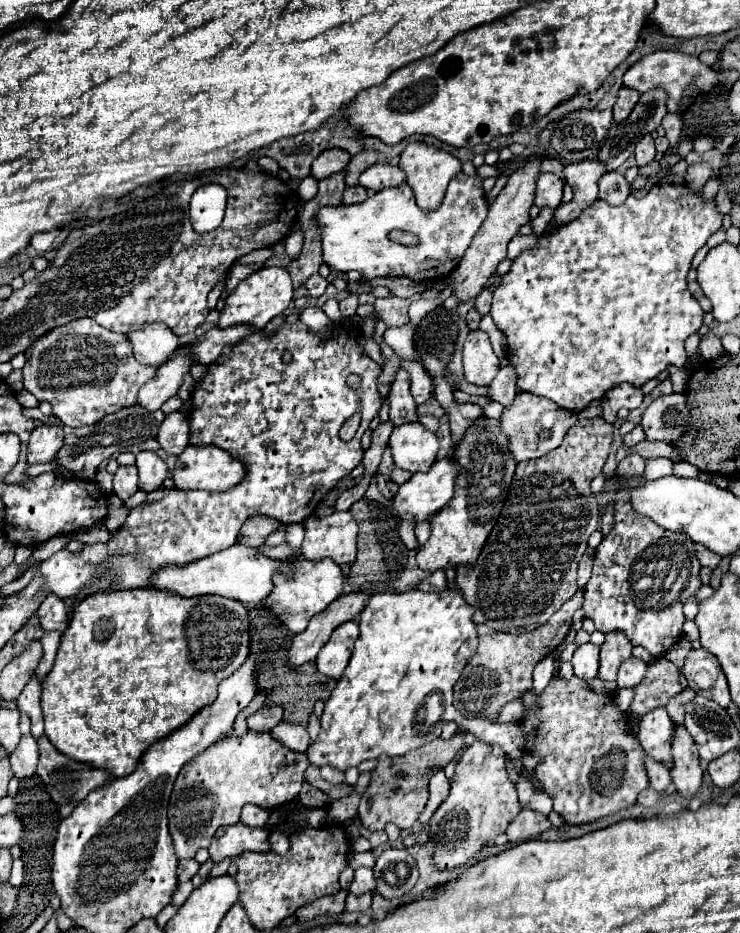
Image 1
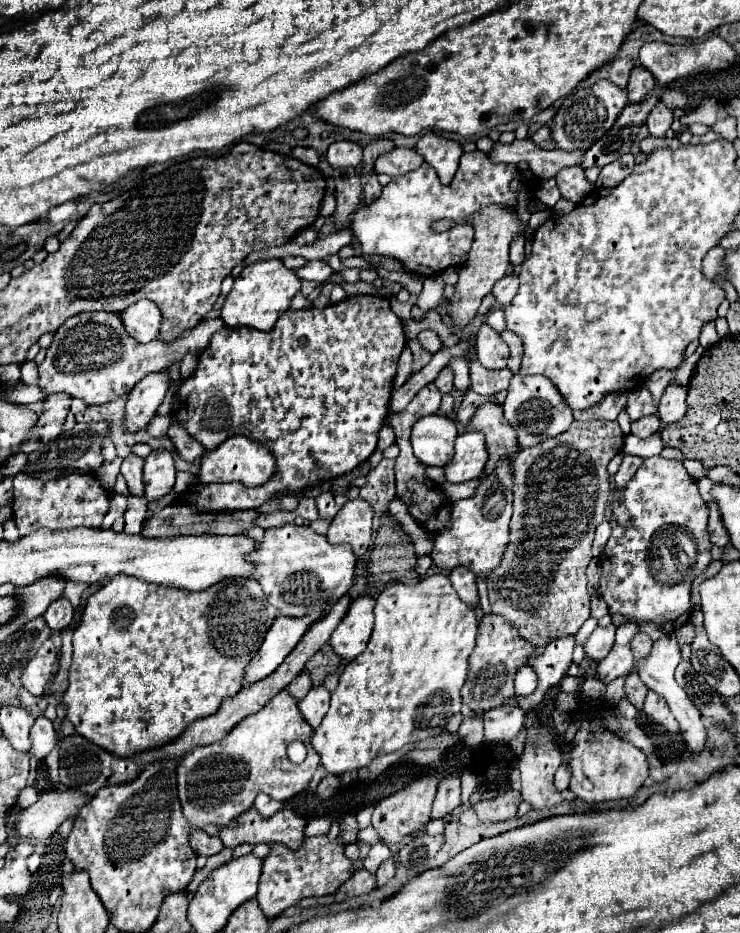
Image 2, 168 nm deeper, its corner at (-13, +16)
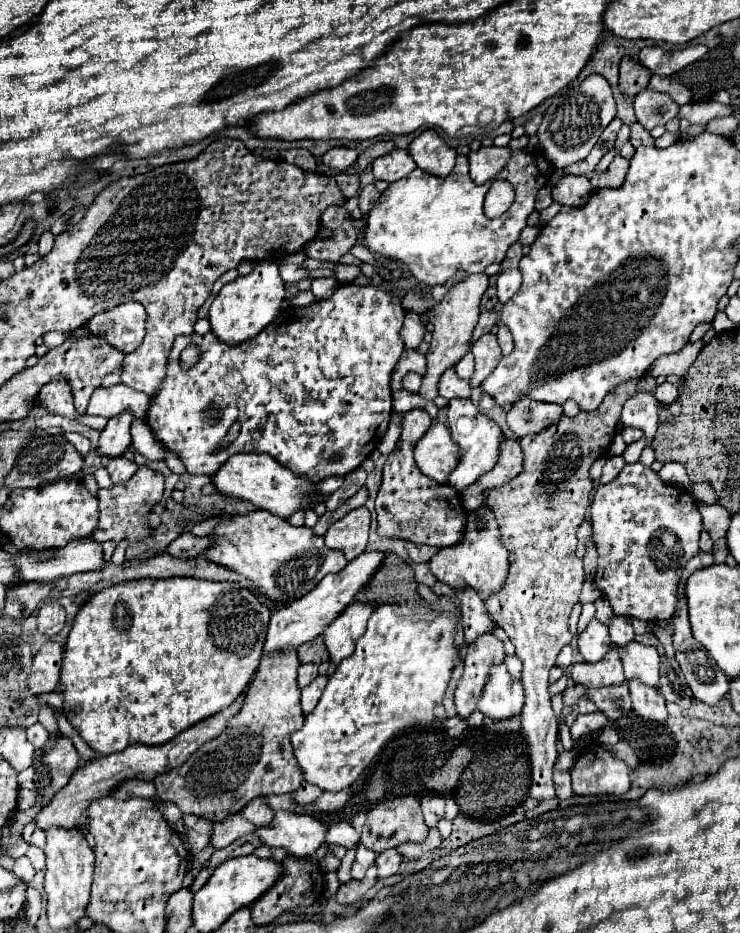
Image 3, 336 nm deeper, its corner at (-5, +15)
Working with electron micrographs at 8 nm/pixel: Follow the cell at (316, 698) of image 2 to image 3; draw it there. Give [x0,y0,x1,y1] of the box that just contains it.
[302,675,328,715]

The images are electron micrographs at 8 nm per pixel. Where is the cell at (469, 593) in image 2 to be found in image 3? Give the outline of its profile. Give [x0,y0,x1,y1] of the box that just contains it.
[456,589,496,645]

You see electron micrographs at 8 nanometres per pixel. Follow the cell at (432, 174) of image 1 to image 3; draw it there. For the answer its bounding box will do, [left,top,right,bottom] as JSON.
[408,129,456,177]

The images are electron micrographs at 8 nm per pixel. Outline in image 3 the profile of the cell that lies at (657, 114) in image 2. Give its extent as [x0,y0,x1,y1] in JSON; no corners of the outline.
[634,89,680,129]

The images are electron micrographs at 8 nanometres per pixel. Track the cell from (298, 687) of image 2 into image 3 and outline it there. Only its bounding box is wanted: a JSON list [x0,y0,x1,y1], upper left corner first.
[298,663,318,689]

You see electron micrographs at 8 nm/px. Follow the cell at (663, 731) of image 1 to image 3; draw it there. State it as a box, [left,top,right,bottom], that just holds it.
[628,681,668,721]

